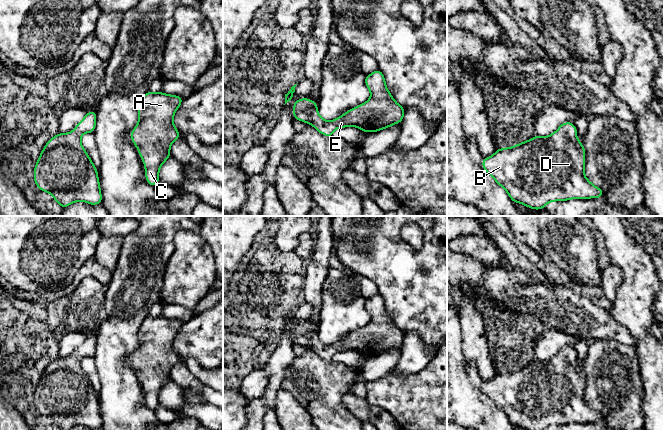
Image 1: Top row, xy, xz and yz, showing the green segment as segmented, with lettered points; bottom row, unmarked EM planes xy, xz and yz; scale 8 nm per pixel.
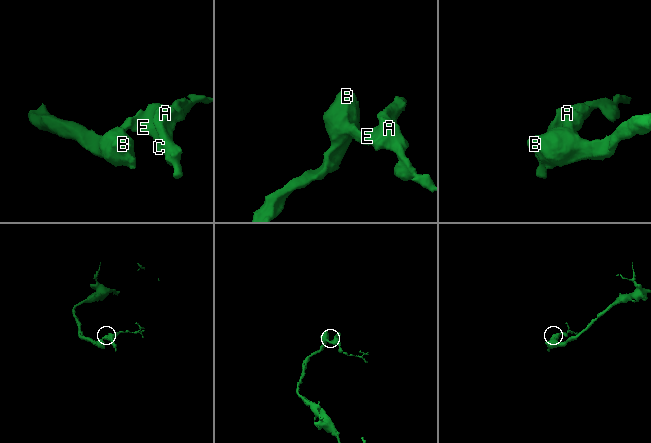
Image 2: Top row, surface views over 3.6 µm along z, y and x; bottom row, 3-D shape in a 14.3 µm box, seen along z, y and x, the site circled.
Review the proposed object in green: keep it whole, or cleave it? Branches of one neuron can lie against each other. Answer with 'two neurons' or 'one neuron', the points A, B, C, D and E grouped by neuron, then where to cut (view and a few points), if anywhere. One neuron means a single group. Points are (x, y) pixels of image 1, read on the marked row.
one neuron; groups A B C D E; cut none

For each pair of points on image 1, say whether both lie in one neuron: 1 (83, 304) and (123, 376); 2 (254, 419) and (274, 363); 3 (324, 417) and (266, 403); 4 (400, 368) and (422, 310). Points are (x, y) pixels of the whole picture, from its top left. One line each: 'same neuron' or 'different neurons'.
1: different neurons
2: same neuron
3: different neurons
4: different neurons

